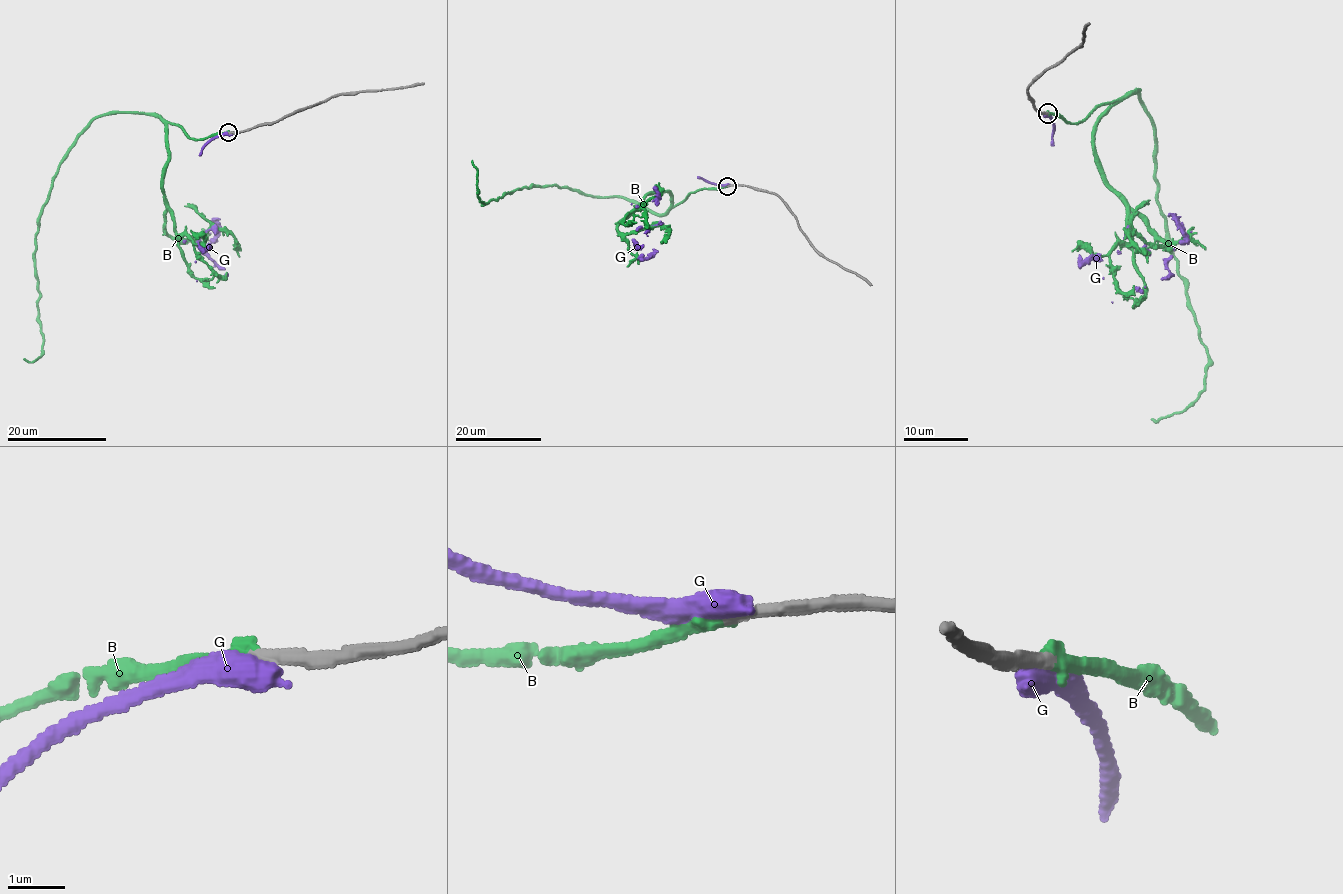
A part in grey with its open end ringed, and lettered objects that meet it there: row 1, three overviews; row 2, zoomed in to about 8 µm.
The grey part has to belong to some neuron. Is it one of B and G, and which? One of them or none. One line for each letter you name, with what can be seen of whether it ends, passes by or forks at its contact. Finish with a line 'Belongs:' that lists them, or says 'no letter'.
B: it ends
Belongs: B

